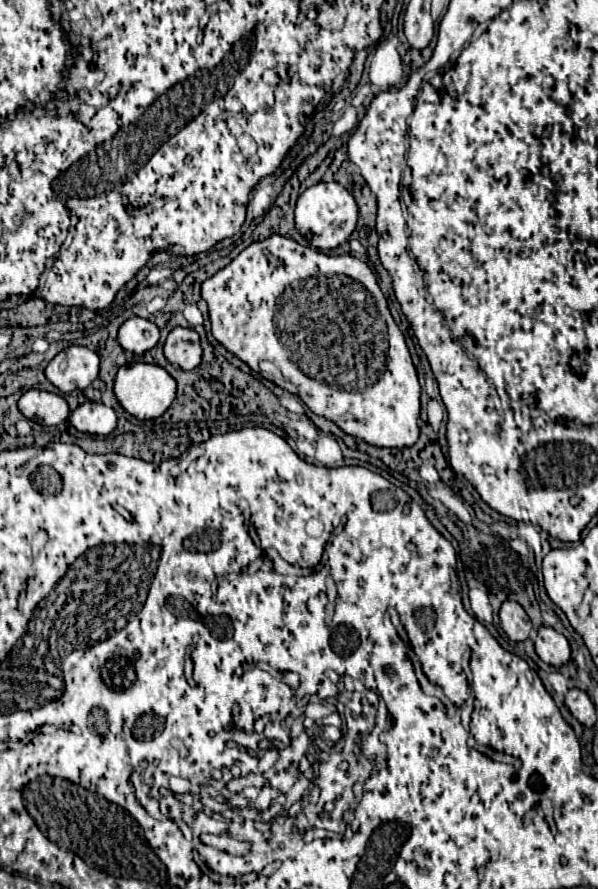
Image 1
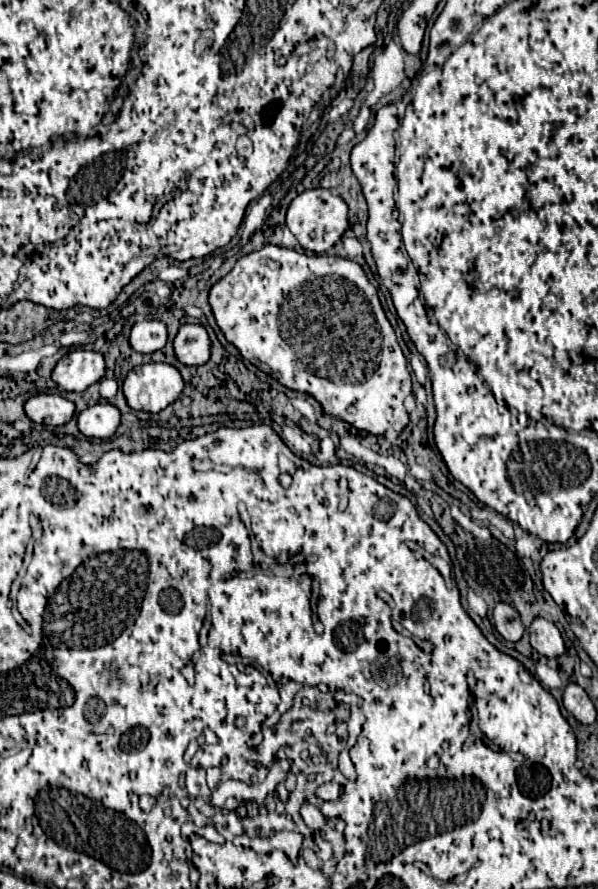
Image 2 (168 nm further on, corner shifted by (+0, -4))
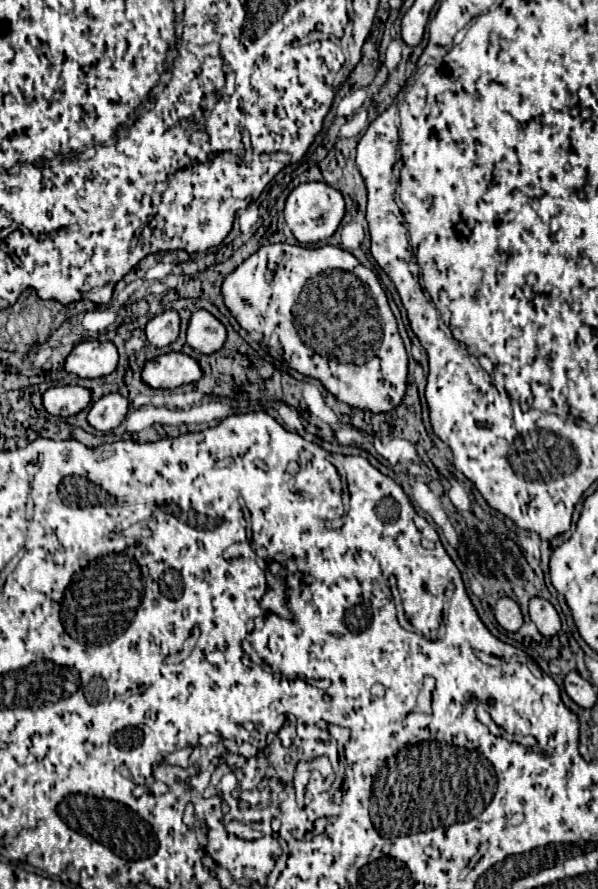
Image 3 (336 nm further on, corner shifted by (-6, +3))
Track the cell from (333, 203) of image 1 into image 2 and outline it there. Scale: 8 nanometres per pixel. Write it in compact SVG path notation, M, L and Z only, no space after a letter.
M310 189L300 193L288 207L286 211L286 227L294 233L302 249L314 251L314 253L324 253L328 251L344 231L348 229L348 207L342 197L334 197L328 189Z

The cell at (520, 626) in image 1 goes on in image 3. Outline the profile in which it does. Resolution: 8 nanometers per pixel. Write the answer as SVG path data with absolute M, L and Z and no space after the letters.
M500 598L494 606L494 616L498 620L498 624L510 632L518 632L520 626L524 624L522 620L522 612L520 606L512 600L512 598Z

